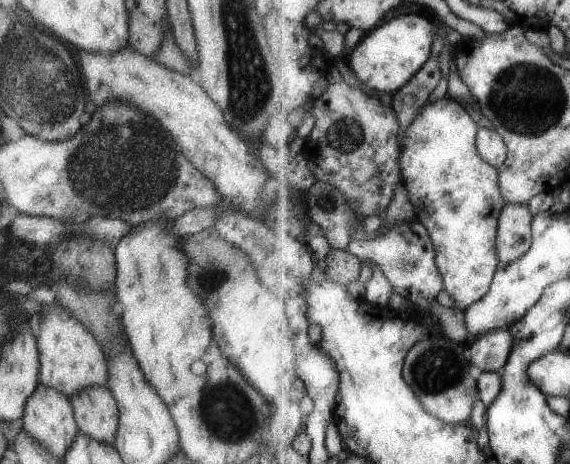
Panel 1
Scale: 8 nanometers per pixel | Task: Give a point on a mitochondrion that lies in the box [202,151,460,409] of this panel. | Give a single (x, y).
(428, 373)

